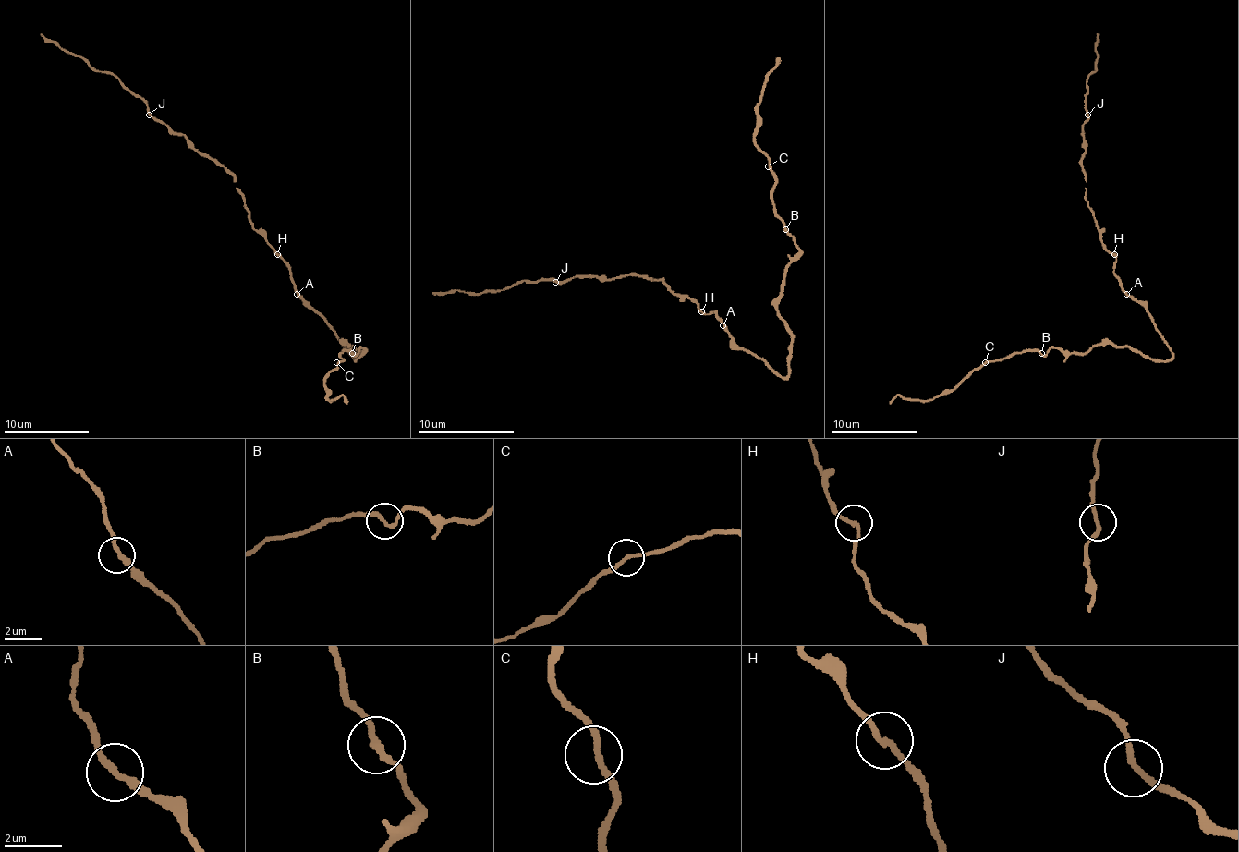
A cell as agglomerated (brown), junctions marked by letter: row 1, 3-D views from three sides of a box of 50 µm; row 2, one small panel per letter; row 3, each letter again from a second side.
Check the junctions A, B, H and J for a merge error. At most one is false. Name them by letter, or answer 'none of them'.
none of them

